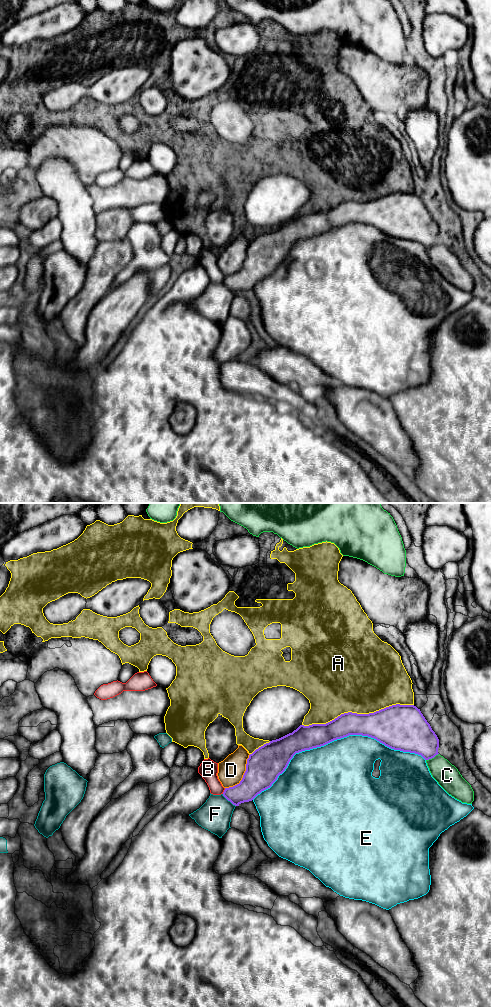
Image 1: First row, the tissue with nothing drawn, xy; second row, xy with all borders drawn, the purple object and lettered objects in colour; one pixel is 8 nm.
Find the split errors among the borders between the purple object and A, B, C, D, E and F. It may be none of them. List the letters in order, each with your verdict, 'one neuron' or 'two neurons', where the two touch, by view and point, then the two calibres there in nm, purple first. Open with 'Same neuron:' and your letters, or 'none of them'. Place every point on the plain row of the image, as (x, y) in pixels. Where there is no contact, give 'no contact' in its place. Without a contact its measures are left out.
Same neuron: C, D
A: two neurons; contact xy (356, 201); calibres 260 and 500 nm
B: two neurons; contact xy (224, 279); calibres 190 and 160 nm
C: one neuron; contact xy (432, 245); calibres 300 and 190 nm
D: one neuron; contact xy (243, 263); calibres 280 and 200 nm
E: two neurons; contact xy (335, 227); calibres 190 and 480 nm
F: two neurons; contact xy (229, 288); calibres 190 and 260 nm

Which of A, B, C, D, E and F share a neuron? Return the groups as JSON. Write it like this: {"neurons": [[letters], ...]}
{"neurons": [["A"], ["B"], ["C", "D"], ["E"], ["F"]]}

